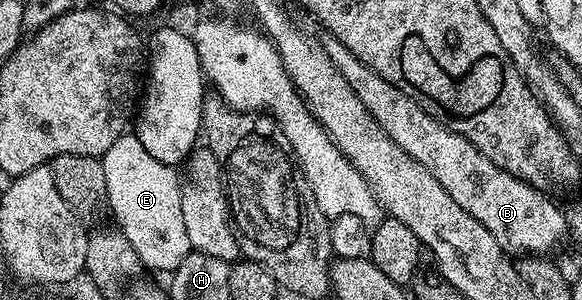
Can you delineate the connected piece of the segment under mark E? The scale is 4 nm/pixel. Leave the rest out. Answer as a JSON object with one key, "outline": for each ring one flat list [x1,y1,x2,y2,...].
{"outline":[[127,131,115,139,115,143,111,143,103,164,108,206,115,209,120,221,119,228,135,247,135,253,139,255,144,268,177,269,191,251,187,226,183,223,182,178,178,170,151,155,133,131]]}

